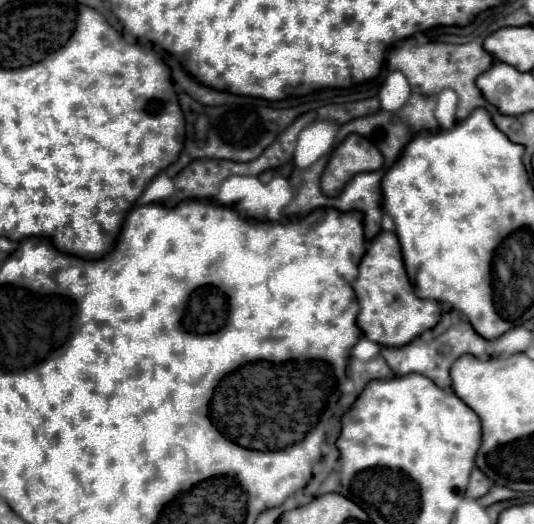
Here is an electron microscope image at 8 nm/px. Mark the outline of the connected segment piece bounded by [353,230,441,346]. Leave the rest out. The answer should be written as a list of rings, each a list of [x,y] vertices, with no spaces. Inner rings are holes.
[[[383,230],[369,244],[358,266],[353,290],[359,304],[357,324],[371,342],[377,342],[381,346],[405,346],[415,340],[421,332],[435,328],[435,324],[441,320],[439,302],[421,300],[415,296],[403,266],[399,240],[393,232]]]

